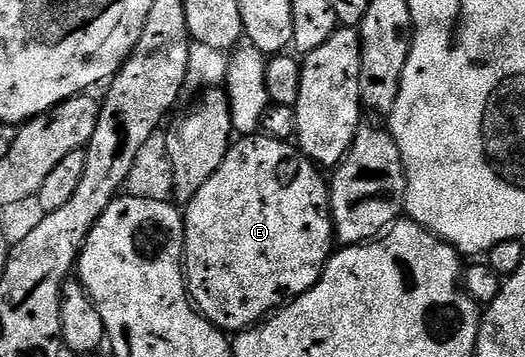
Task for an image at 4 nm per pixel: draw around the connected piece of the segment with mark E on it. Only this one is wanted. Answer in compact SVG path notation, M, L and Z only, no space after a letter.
M257 132L251 137L241 137L233 141L232 147L226 152L226 160L218 164L218 172L202 184L198 196L186 204L184 215L184 277L188 293L196 307L204 317L208 318L220 330L239 332L249 330L265 317L284 305L285 302L306 293L322 276L325 264L334 253L334 231L332 229L332 201L328 198L329 183L322 175L321 167L312 162L291 141L273 138L263 132Z

